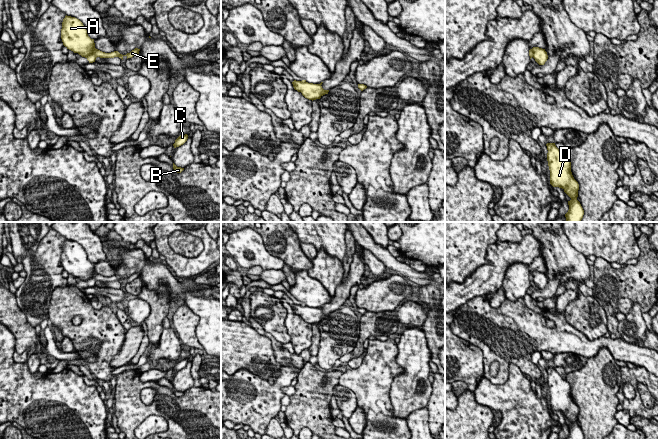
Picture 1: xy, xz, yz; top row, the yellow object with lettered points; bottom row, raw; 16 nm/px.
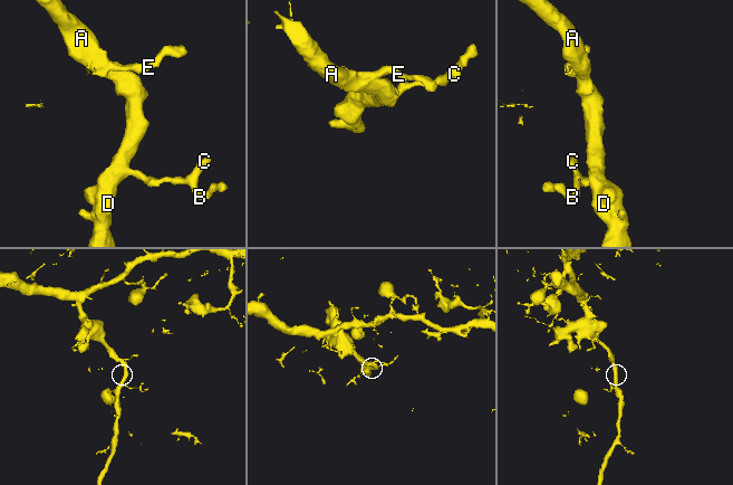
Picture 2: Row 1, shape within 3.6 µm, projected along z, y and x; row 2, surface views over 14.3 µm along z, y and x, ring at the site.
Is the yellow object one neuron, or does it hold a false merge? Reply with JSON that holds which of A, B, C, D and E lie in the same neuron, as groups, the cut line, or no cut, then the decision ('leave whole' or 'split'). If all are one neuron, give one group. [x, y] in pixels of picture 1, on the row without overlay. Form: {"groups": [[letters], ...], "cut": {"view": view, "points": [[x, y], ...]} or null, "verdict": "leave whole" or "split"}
{"groups": [["A", "B", "C", "D"], ["E"]], "cut": {"view": "xy", "points": [[96, 273], [85, 281]]}, "verdict": "split"}

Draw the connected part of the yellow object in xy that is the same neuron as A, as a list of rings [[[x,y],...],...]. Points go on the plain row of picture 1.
[[[66,239],[63,243],[61,263],[67,273],[82,281],[87,281],[96,275],[94,263],[88,260],[83,247],[75,241]]]

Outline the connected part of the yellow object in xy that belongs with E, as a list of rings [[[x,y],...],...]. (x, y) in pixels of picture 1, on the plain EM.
[[[135,272],[130,277],[127,277],[126,279],[122,279],[118,275],[114,275],[114,276],[111,276],[111,277],[105,277],[105,276],[102,276],[102,275],[98,274],[98,273],[96,273],[96,275],[93,278],[91,278],[91,279],[85,281],[85,282],[89,285],[89,287],[95,286],[97,281],[100,281],[100,282],[119,281],[119,282],[121,282],[123,284],[124,280],[126,280],[127,283],[132,282],[134,279],[139,278],[139,275],[140,275],[140,273]]]

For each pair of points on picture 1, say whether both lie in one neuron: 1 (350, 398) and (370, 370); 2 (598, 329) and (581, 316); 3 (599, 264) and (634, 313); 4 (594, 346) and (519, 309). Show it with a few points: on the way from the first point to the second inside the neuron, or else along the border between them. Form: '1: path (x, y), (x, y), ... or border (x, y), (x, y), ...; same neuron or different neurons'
1: border (338, 383), (348, 387), (354, 393), (358, 406); different neurons
2: path (593, 329), (588, 326), (586, 321); same neuron
3: border (634, 301), (639, 304), (643, 312); different neurons
4: path (575, 342), (570, 339), (549, 339), (538, 328); same neuron

